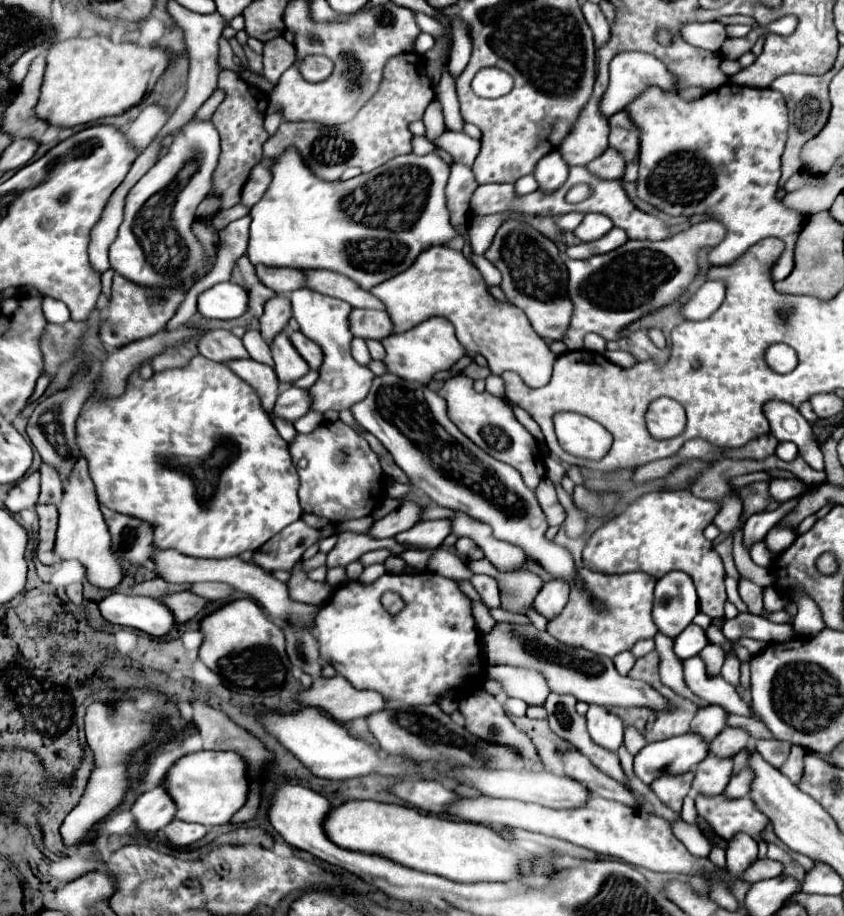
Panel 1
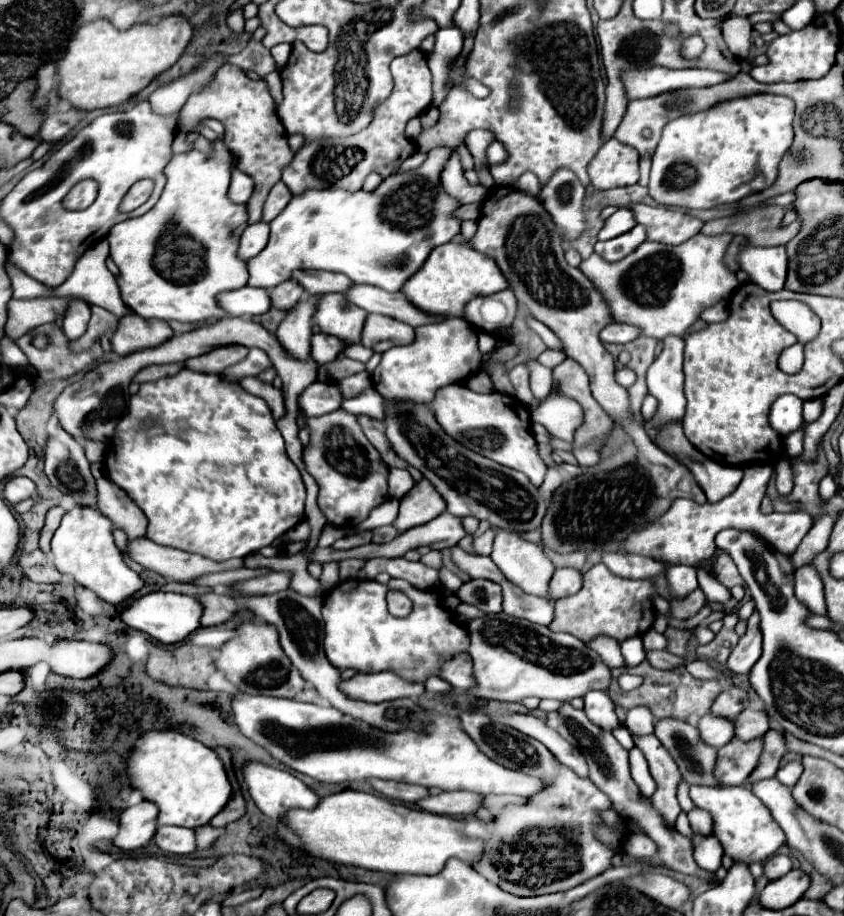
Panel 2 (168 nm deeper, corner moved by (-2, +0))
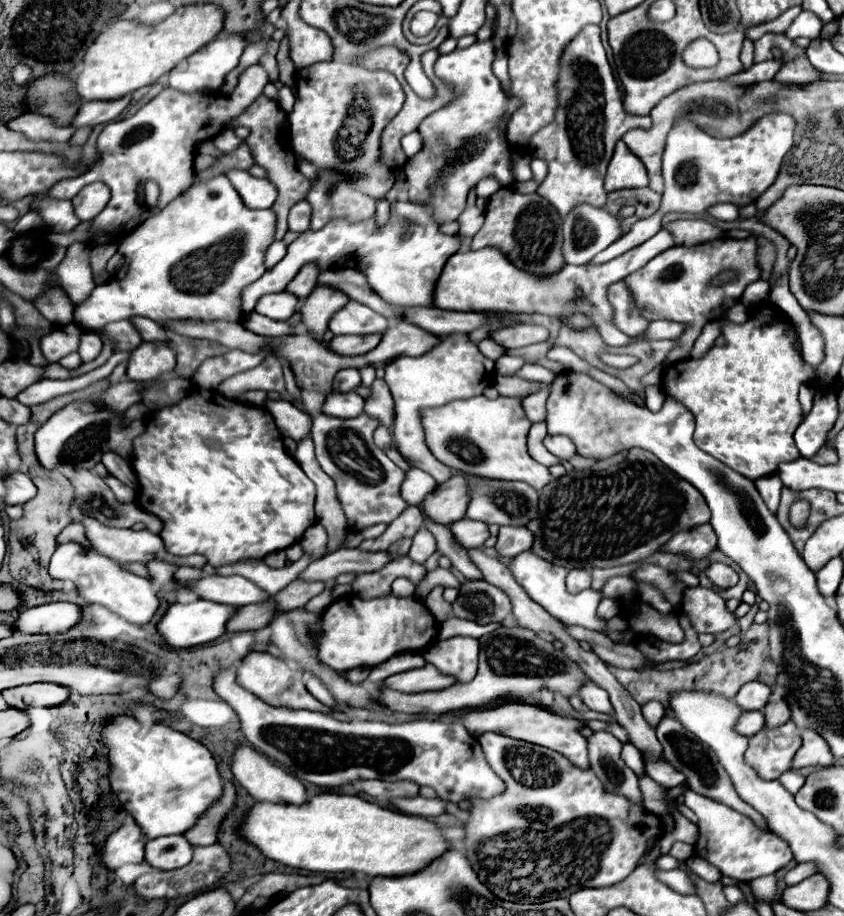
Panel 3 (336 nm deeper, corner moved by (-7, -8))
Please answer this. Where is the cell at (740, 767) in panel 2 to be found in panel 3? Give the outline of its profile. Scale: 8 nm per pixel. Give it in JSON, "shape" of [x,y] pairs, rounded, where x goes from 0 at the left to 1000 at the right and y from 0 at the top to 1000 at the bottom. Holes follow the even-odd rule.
{"shape":[[[934,787],[927,794],[898,798],[889,805],[882,831],[896,842],[900,850],[922,850],[936,840],[936,831],[948,816],[948,800]]]}

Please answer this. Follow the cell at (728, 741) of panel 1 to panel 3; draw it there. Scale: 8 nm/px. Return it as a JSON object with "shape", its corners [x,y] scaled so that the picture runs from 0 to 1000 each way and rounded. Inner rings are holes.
{"shape":[[[919,765],[919,767],[910,767],[905,774],[905,796],[917,796],[929,791],[936,781],[934,781],[934,770],[929,765]]]}

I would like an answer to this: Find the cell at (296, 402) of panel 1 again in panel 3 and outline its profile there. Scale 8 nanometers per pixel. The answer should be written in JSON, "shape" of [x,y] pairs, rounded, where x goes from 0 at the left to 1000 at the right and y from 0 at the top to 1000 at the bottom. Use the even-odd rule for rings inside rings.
{"shape":[[[417,427],[417,429],[391,429],[386,431],[386,438],[382,442],[384,453],[393,453],[400,457],[417,457],[429,451],[431,436]]]}

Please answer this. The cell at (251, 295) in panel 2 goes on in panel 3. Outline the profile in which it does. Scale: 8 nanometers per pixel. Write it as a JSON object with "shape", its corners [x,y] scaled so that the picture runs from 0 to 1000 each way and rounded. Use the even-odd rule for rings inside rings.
{"shape":[[[334,318],[334,320],[325,320],[325,322],[313,322],[303,331],[303,337],[301,340],[308,342],[308,344],[320,346],[325,350],[339,350],[348,342],[351,331],[353,331],[353,326],[348,322]]]}

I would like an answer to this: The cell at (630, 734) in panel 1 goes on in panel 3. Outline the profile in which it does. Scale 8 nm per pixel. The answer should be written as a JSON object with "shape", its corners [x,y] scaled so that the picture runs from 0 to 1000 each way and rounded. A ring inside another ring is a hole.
{"shape":[[[770,765],[770,767],[761,770],[761,781],[770,794],[777,794],[782,789],[782,785],[789,781],[789,774],[784,772],[784,767]]]}

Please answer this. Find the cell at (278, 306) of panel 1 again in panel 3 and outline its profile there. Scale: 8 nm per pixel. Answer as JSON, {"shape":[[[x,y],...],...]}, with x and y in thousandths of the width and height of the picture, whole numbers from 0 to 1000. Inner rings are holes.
{"shape":[[[370,287],[367,289],[360,289],[355,294],[355,298],[341,309],[339,318],[346,320],[346,322],[351,322],[353,326],[363,326],[370,320],[370,316],[374,313],[374,300],[377,298],[379,296],[377,296],[374,289],[370,289]]]}

